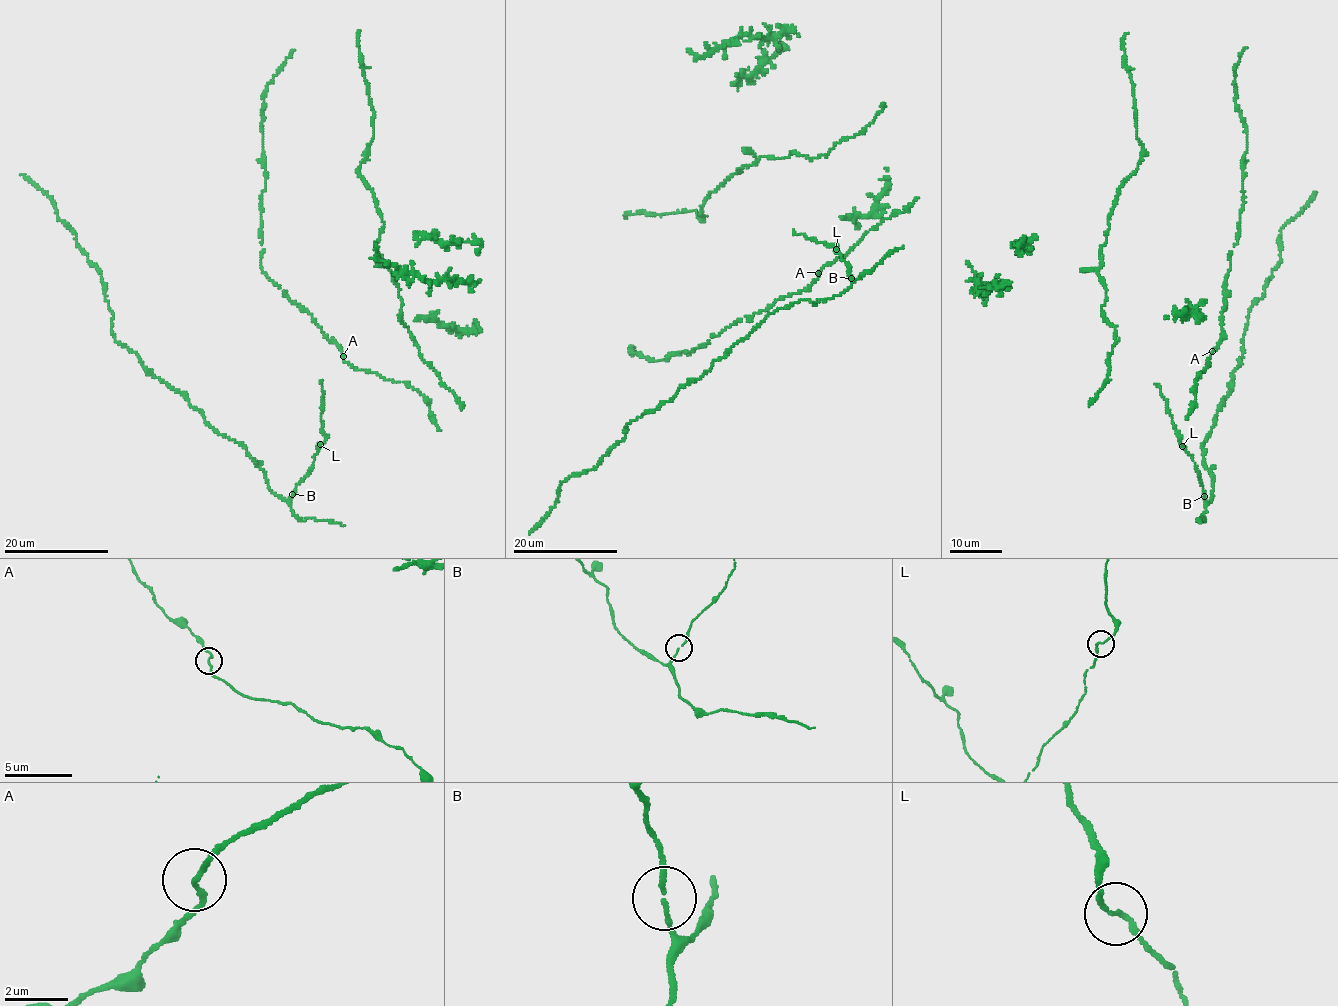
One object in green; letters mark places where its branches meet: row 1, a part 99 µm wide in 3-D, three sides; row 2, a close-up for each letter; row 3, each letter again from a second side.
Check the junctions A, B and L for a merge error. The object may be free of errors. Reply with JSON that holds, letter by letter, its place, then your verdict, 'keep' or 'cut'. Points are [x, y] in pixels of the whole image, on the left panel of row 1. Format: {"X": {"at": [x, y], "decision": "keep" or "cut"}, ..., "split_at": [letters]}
{"A": {"at": [343, 356], "decision": "keep"}, "B": {"at": [292, 494], "decision": "keep"}, "L": {"at": [320, 444], "decision": "keep"}, "split_at": []}

